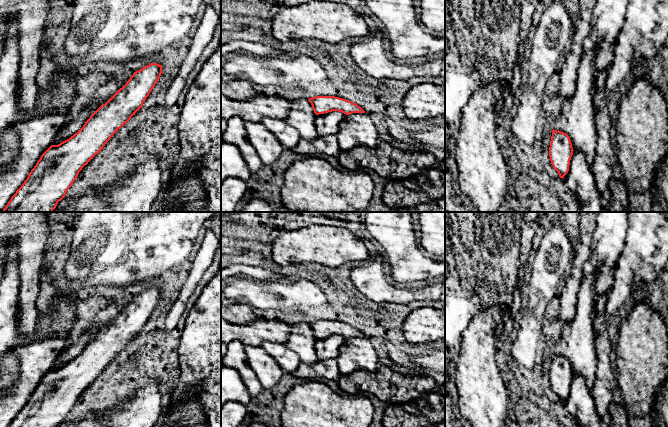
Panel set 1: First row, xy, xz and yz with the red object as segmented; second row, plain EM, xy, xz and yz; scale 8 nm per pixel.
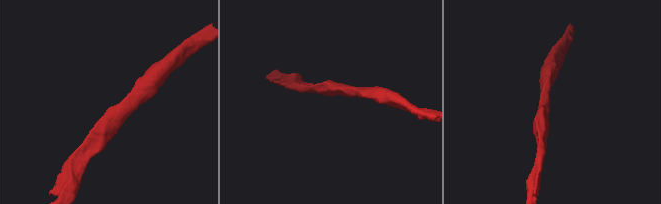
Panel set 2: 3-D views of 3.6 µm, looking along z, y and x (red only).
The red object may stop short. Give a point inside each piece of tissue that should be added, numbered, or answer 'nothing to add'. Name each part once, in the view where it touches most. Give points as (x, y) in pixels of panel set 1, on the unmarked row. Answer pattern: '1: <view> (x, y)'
nothing to add

